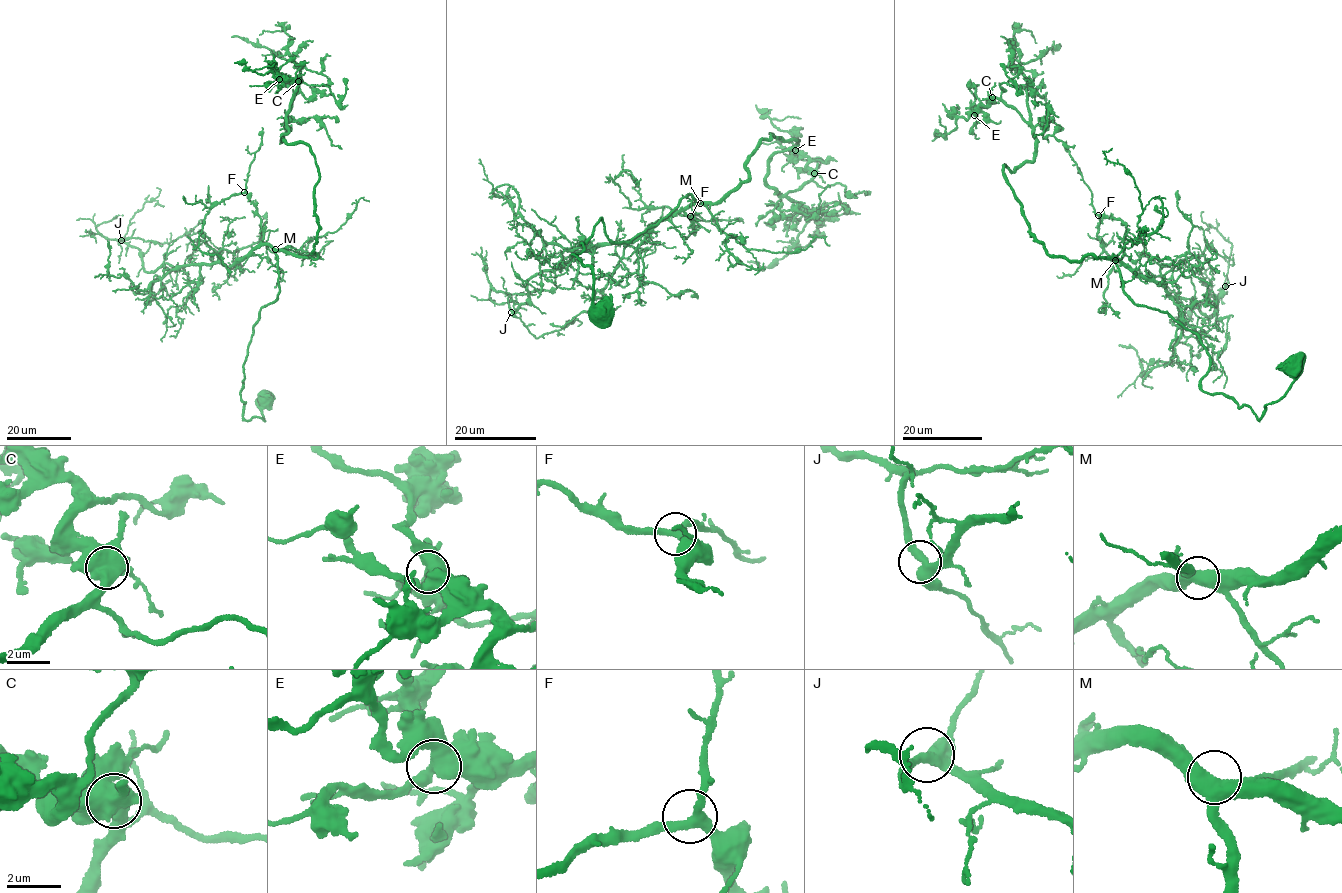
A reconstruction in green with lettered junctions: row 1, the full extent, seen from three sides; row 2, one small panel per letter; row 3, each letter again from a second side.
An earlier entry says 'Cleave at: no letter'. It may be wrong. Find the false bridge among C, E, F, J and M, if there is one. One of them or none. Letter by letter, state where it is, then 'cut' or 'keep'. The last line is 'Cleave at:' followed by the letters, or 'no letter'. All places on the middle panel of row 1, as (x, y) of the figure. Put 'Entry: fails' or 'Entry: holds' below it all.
C: (814, 173) | keep
E: (795, 150) | keep
F: (690, 216) | keep
J: (511, 312) | keep
M: (700, 203) | keep
Cleave at: no letter
Entry: holds

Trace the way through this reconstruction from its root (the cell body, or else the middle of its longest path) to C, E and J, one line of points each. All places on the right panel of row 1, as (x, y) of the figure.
C: (1293, 367), (1258, 419), (1200, 388), (1199, 337), (1114, 257), (1050, 255), (1003, 172), (1032, 127), (992, 97)
E: (1293, 367), (1258, 419), (1205, 392), (1114, 257), (1030, 231), (1003, 168), (1032, 127), (974, 115)
J: (1293, 367), (1290, 389), (1258, 419), (1206, 392), (1199, 337), (1138, 306), (1114, 260), (1207, 317), (1225, 286)

